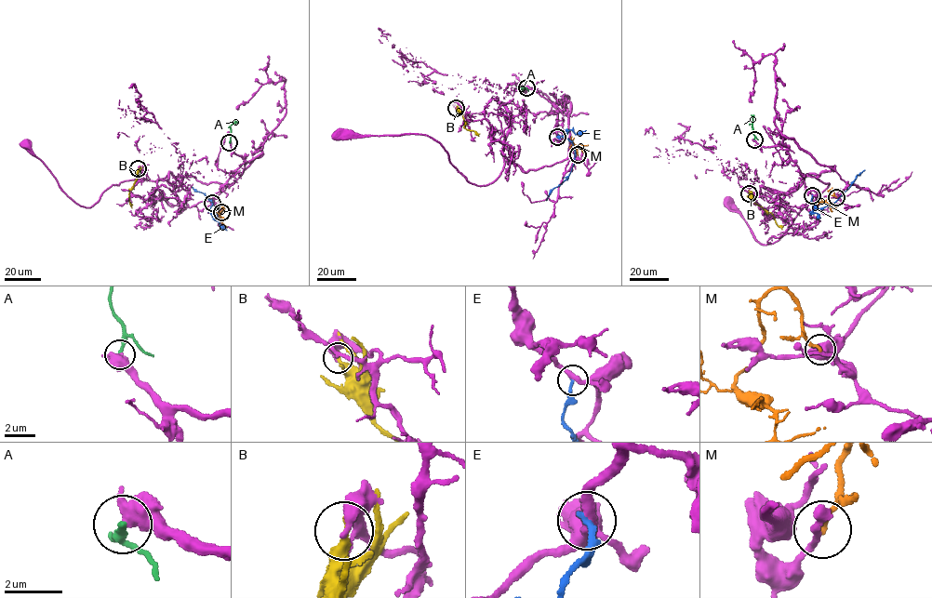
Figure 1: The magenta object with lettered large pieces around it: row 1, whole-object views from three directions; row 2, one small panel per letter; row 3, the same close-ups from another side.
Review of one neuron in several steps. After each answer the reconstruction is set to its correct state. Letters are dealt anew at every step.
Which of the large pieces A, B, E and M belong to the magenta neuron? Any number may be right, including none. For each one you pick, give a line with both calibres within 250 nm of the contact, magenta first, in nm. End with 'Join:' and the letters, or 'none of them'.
Join: none of them

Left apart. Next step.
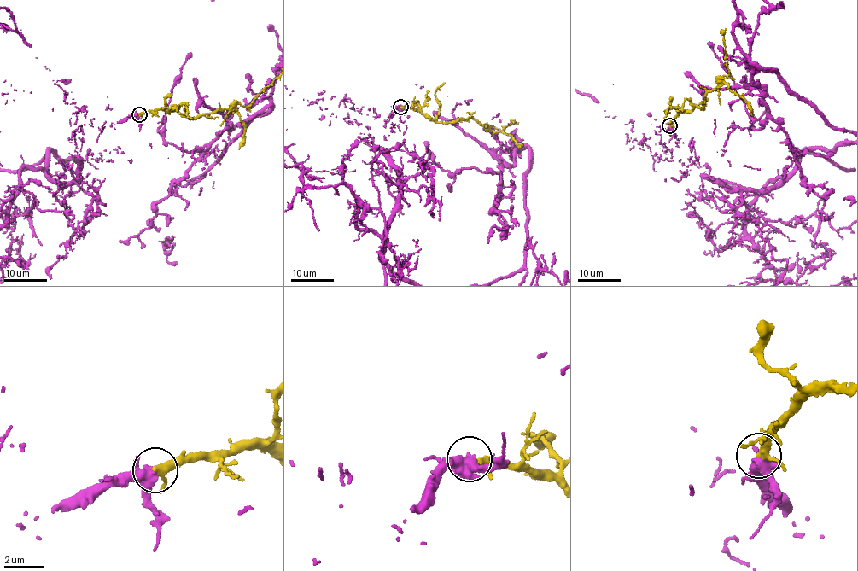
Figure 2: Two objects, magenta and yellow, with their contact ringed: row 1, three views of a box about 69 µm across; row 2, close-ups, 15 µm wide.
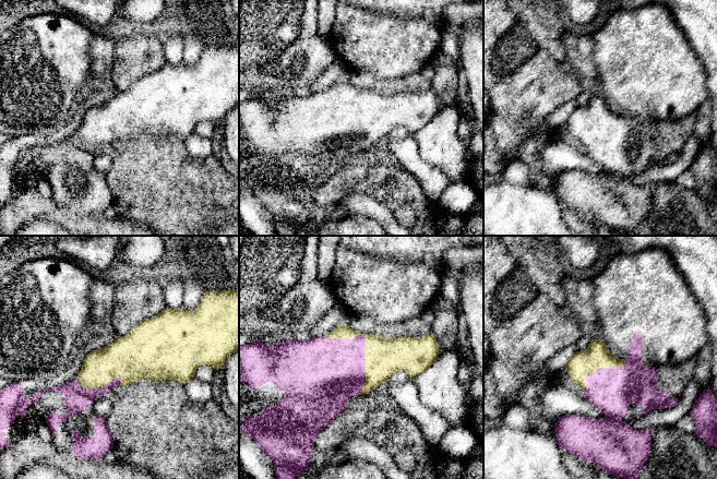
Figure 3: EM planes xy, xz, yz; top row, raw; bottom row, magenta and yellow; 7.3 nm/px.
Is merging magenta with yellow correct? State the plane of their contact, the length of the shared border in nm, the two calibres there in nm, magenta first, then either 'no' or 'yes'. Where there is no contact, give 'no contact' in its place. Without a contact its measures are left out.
xz | 500 nm | 400/280 nm | yes

